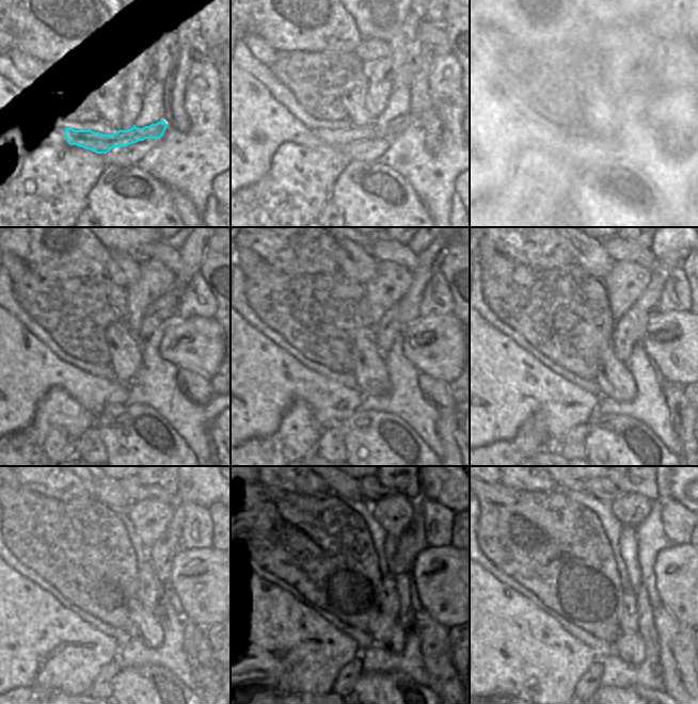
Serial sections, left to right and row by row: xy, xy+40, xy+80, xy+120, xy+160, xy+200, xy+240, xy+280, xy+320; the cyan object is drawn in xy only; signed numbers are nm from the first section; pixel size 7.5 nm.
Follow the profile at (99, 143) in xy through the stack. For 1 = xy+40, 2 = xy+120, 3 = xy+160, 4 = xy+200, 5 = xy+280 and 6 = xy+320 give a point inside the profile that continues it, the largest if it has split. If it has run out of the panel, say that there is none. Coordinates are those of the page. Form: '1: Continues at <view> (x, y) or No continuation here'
1: Continues at xy+40 (337, 139)
2: Continues at xy+120 (196, 344)
3: Continues at xy+160 (437, 346)
4: Continues at xy+200 (681, 346)
5: Continues at xy+280 (447, 579)
6: Continues at xy+320 (686, 575).

